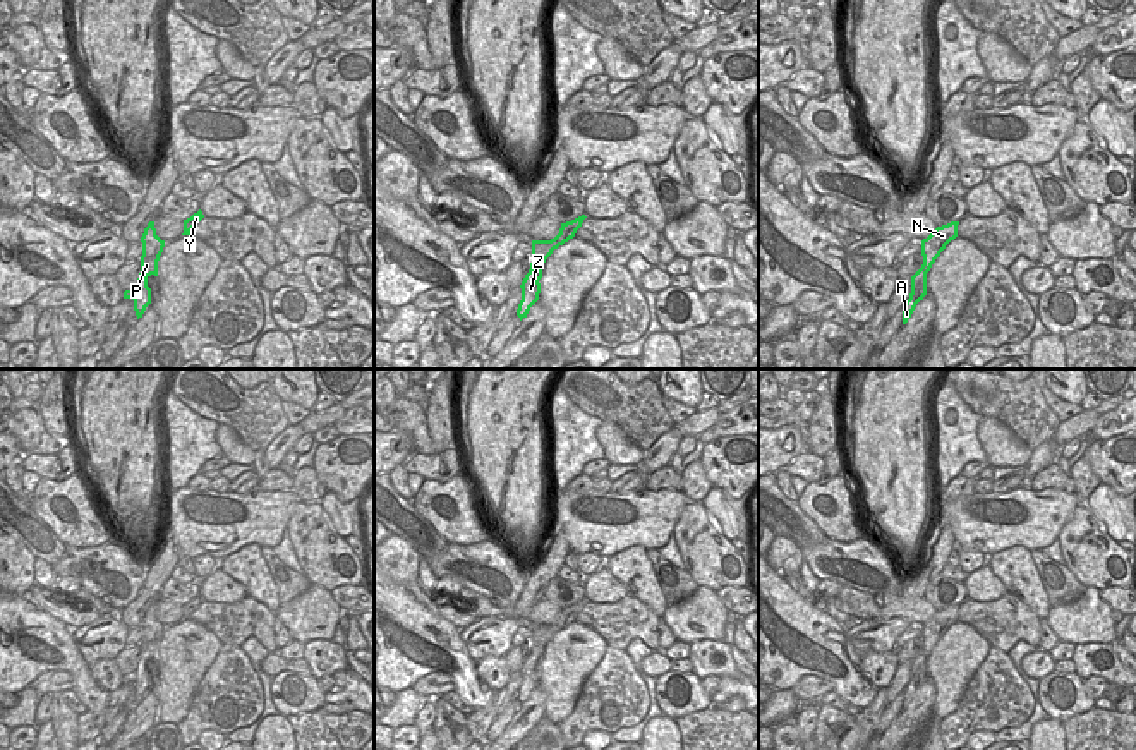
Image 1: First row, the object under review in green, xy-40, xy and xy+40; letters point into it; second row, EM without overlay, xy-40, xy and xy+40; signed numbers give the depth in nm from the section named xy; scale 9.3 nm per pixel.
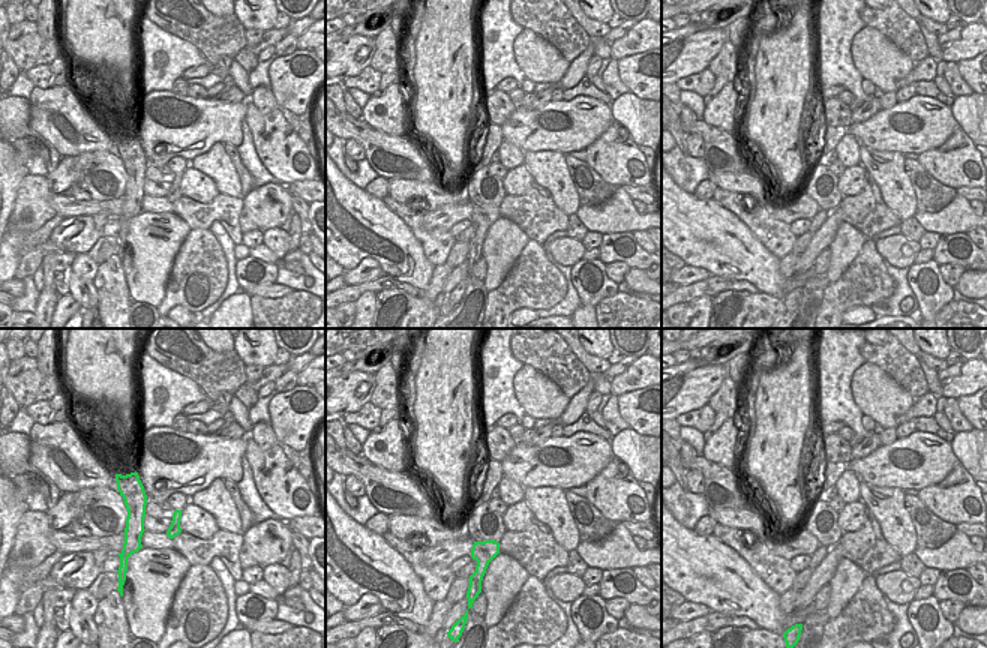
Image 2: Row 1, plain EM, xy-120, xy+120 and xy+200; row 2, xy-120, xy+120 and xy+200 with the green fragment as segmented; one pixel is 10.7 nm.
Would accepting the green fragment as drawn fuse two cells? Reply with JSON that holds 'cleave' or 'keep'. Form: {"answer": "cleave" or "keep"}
{"answer": "cleave"}

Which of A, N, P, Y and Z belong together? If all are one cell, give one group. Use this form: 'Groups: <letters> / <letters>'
Groups: A P Z / N Y.

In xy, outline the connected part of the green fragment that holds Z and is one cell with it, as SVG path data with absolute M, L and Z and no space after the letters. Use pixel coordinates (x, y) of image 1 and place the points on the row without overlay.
M532 625L532 647L530 654L525 659L520 673L522 673L522 685L517 693L517 700L520 705L527 702L530 692L535 688L535 683L541 678L541 668L542 654L546 647L546 635L542 633L542 625Z

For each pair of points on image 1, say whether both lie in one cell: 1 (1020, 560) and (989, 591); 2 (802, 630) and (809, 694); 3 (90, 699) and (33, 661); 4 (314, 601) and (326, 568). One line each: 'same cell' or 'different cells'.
1: different cells
2: different cells
3: same cell
4: different cells

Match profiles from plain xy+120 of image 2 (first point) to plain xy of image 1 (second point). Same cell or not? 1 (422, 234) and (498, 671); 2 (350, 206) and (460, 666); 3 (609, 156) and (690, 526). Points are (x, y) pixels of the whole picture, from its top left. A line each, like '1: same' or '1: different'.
1: same
2: same
3: same

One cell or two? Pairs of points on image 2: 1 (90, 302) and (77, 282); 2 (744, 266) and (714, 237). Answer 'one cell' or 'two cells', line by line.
1: one cell
2: one cell

